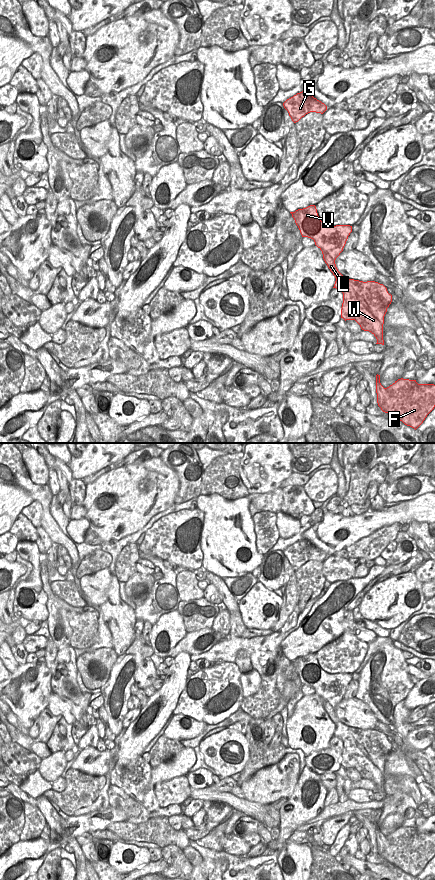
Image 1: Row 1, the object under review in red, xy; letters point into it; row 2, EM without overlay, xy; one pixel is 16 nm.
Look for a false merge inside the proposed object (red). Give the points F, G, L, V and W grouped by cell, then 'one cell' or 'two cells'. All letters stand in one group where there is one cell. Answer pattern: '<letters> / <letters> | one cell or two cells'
F G L V W | one cell

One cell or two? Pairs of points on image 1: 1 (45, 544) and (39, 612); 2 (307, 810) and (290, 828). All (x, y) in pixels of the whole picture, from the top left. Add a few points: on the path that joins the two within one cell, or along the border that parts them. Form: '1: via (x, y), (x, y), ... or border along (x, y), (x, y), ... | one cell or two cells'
1: border along (35, 542), (40, 552) | two cells
2: via (303, 814), (293, 824) | one cell

